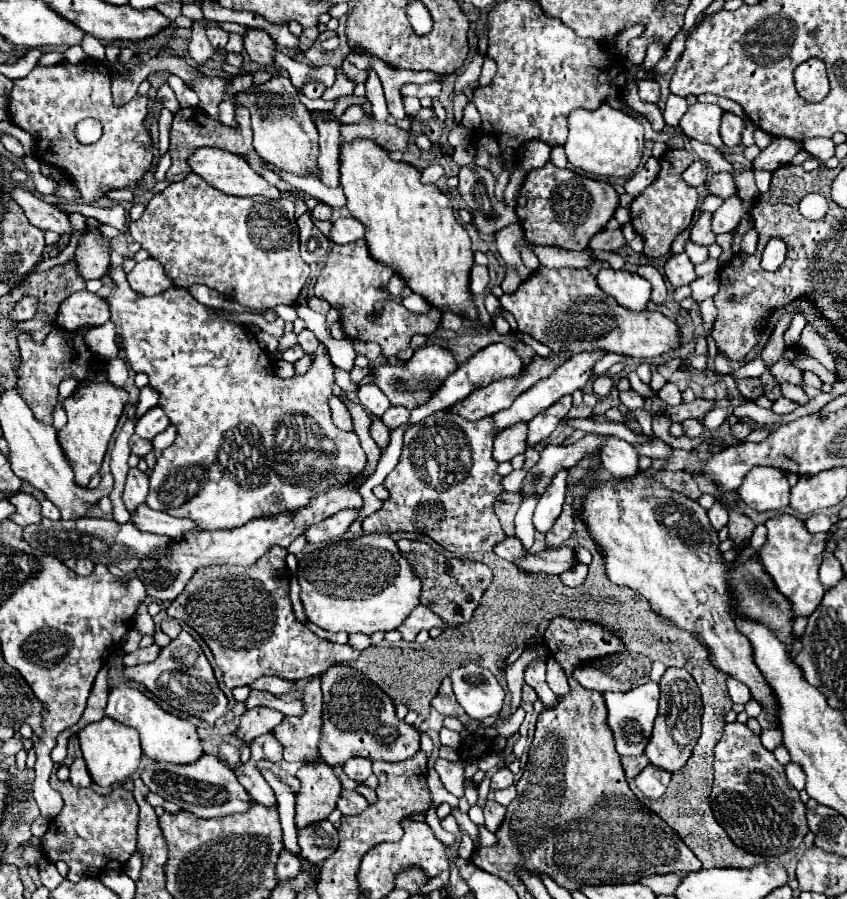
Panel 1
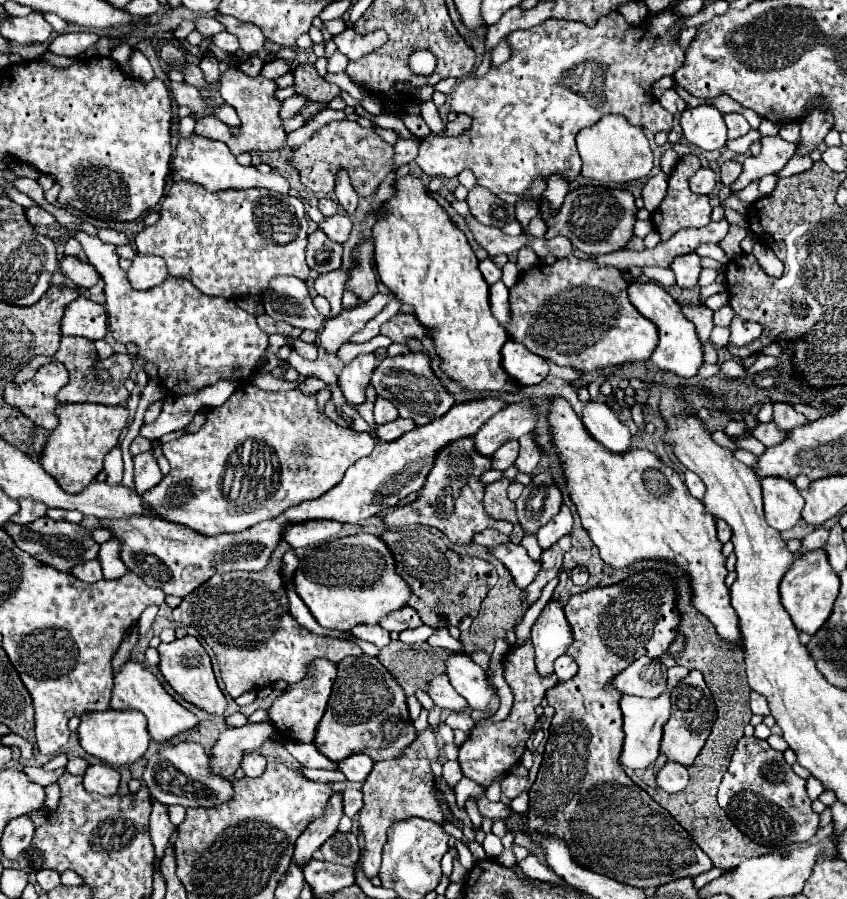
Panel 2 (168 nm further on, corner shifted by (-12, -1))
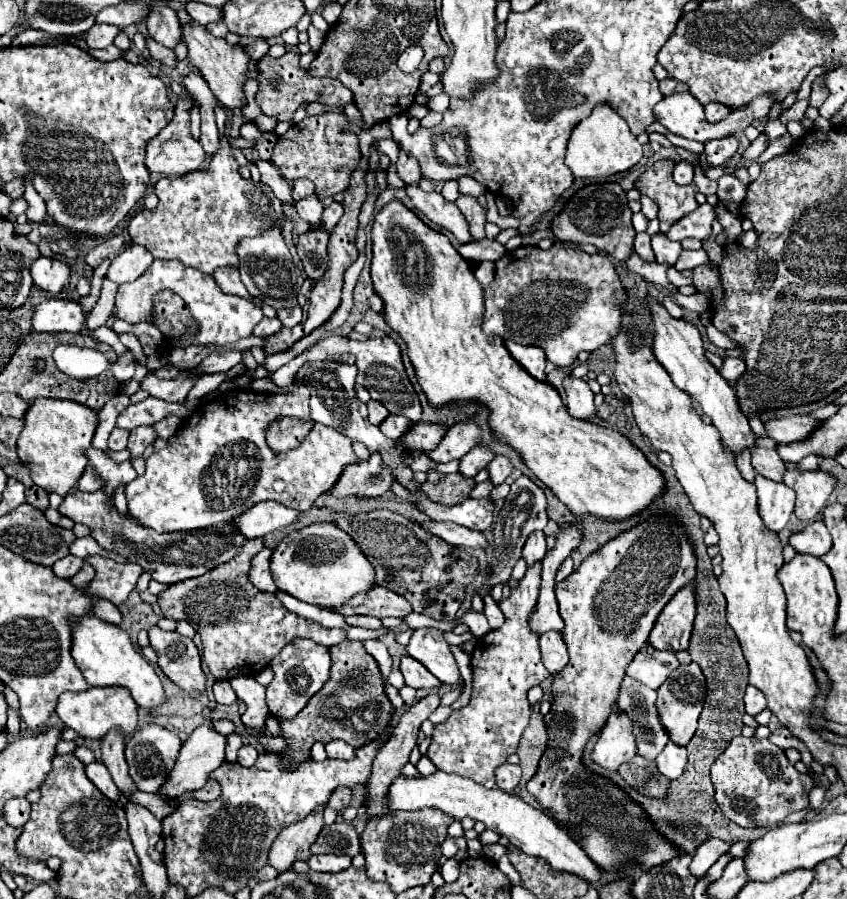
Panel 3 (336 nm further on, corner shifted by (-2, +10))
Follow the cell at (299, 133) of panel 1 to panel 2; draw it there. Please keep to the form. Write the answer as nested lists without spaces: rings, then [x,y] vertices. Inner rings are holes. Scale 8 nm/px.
[[[231,68],[227,70],[223,76],[221,76],[221,98],[231,104],[239,118],[241,118],[241,134],[239,138],[235,138],[230,133],[229,127],[221,122],[215,116],[205,116],[198,118],[195,125],[194,132],[206,138],[213,140],[219,140],[225,142],[231,152],[237,156],[245,150],[259,150],[259,152],[273,152],[273,150],[283,150],[287,148],[287,132],[283,128],[283,120],[279,116],[279,110],[283,106],[281,100],[277,100],[275,96],[275,90],[277,90],[277,84],[275,80],[267,80],[263,76],[255,76],[255,78],[249,78],[245,76],[243,72],[239,72],[237,68]]]

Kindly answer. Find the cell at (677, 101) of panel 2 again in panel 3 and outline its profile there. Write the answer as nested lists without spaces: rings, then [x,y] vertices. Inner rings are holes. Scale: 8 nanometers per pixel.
[[[667,77],[663,81],[659,81],[659,89],[663,95],[673,95],[673,93],[681,93],[681,91],[689,91],[689,85],[685,85],[683,81],[673,81],[673,77]]]

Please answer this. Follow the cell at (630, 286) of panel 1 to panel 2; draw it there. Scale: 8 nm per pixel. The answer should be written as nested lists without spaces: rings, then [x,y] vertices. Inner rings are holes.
[[[631,282],[627,288],[627,294],[631,298],[631,304],[645,316],[649,318],[657,330],[659,330],[659,344],[655,352],[651,354],[649,362],[661,370],[671,370],[673,374],[681,378],[691,378],[697,374],[701,362],[703,362],[703,352],[701,352],[701,342],[695,334],[695,326],[681,314],[679,304],[673,300],[673,296],[659,284],[655,282]]]

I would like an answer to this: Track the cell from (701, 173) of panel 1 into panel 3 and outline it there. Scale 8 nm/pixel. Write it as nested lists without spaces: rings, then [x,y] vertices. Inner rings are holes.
[[[679,161],[673,169],[673,179],[677,185],[691,185],[693,183],[693,163],[689,161]]]

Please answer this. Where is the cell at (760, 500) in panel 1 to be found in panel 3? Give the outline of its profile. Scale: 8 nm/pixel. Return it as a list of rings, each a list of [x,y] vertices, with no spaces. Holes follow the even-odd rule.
[[[761,475],[755,477],[755,485],[759,499],[759,515],[765,521],[767,529],[779,533],[793,513],[795,505],[793,489],[789,489],[785,483],[775,483]]]

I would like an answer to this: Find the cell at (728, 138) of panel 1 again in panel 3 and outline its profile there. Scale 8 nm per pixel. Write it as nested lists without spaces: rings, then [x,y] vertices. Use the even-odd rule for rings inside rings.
[[[709,103],[705,105],[705,117],[709,123],[717,123],[723,121],[729,115],[729,107],[721,105],[721,103]]]

